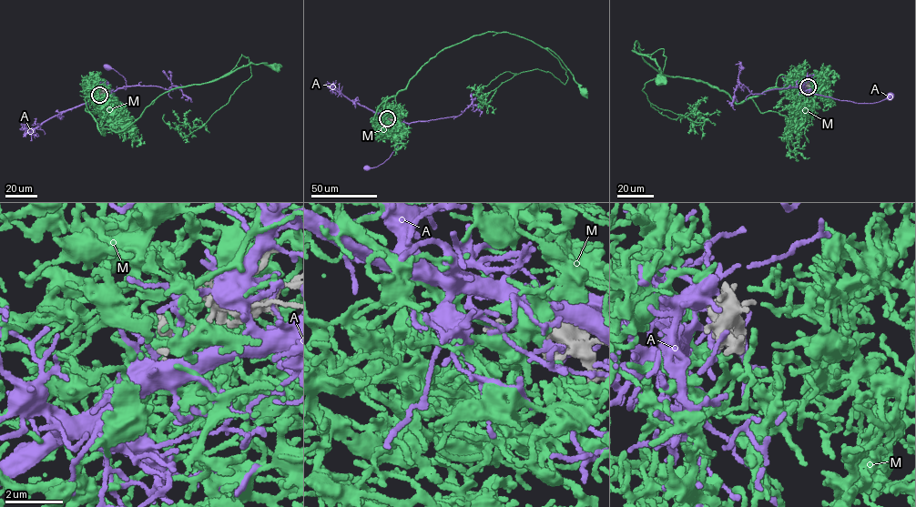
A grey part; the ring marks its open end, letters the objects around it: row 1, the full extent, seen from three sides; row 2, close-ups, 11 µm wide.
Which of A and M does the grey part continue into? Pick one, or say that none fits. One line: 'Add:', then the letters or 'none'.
Add: M

